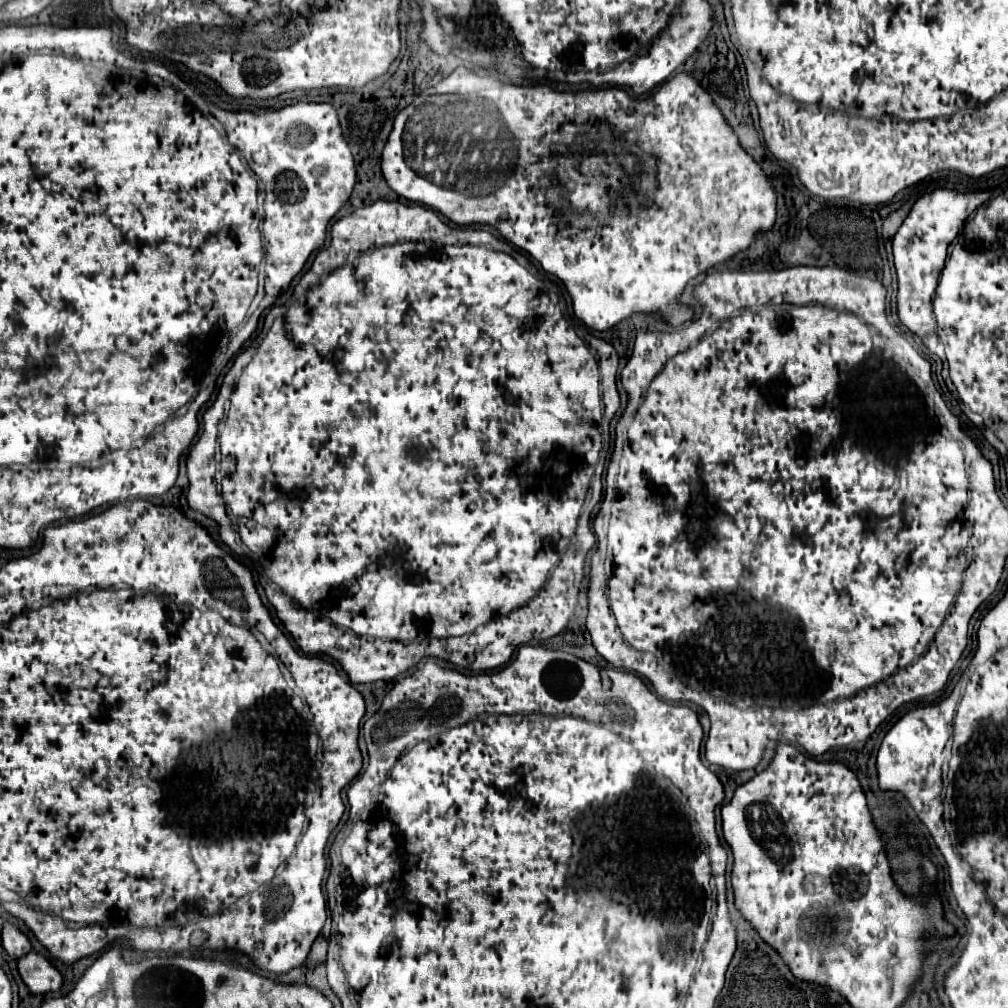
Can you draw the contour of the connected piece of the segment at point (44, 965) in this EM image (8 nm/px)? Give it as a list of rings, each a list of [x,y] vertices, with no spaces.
[[[30,951],[28,955],[18,959],[18,971],[32,993],[56,991],[62,985],[62,975],[58,973],[58,969],[36,951]]]

